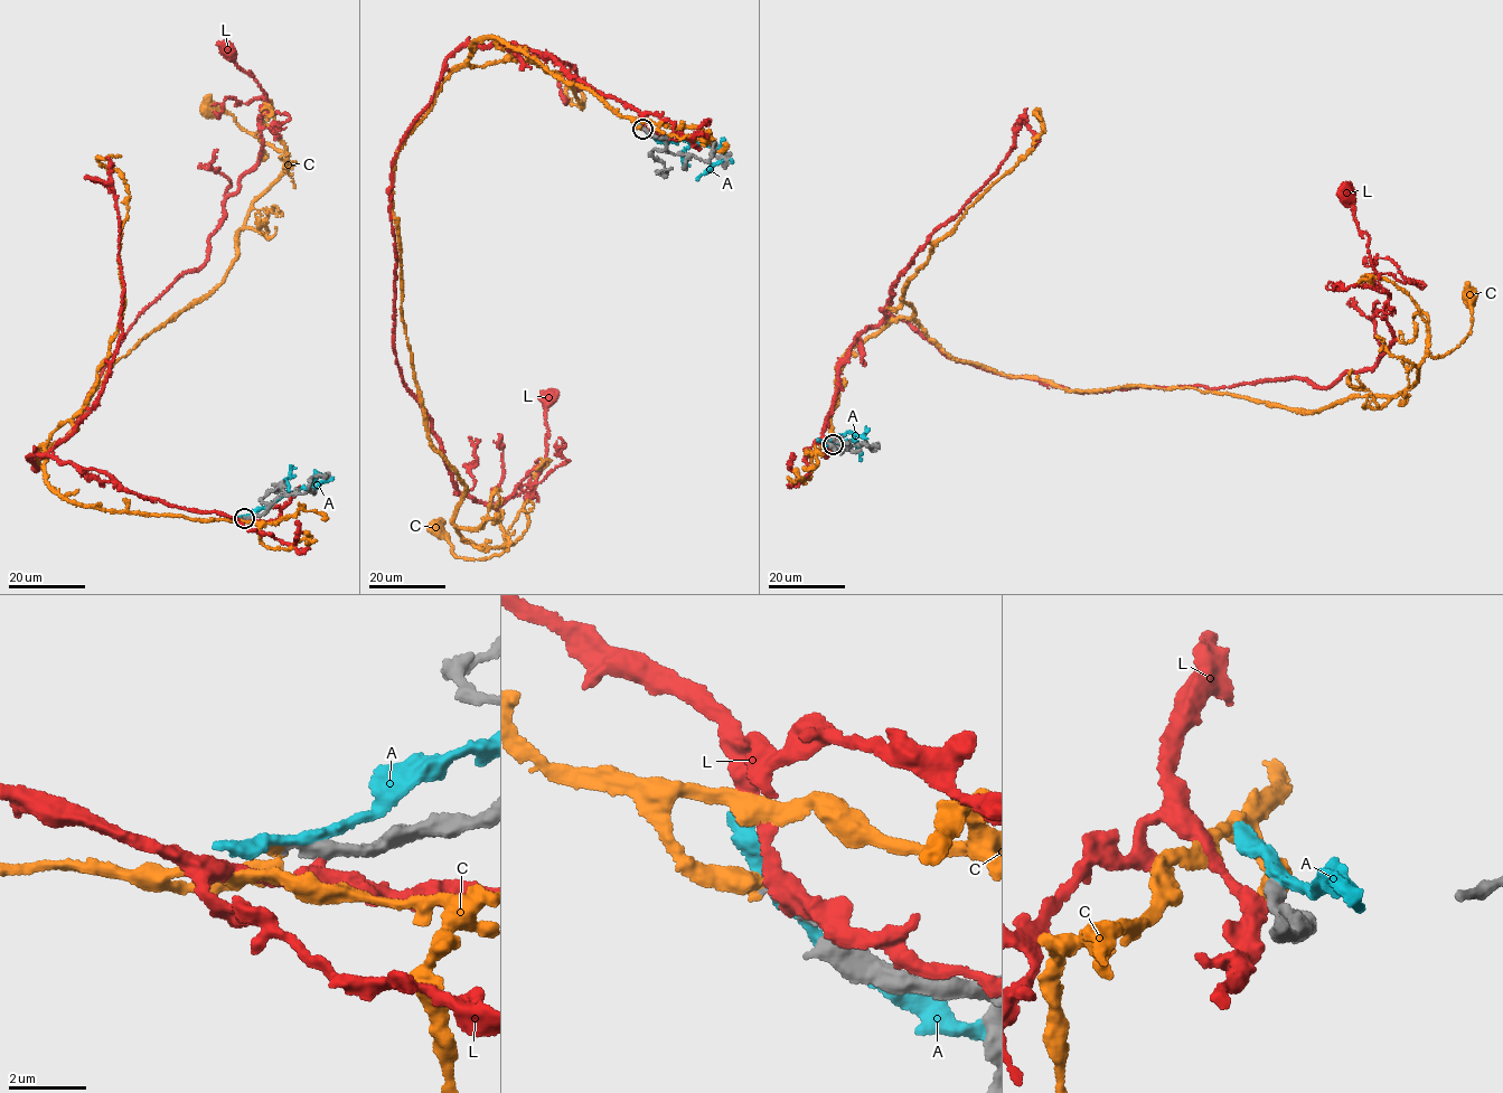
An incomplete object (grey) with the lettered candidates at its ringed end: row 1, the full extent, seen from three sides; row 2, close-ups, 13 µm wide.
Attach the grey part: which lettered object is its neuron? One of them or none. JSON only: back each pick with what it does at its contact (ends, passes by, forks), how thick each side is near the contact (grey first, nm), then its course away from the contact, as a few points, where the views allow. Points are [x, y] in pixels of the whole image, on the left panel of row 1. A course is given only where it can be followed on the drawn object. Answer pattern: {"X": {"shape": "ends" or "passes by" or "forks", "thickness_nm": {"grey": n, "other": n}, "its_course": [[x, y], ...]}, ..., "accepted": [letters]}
{"C": {"shape": "ends", "thickness_nm": {"grey": 240, "other": 460}, "its_course": [[244, 517], [81, 505], [49, 488], [44, 444], [35, 465], [224, 279], [284, 168], [208, 110]]}, "accepted": ["C"]}

